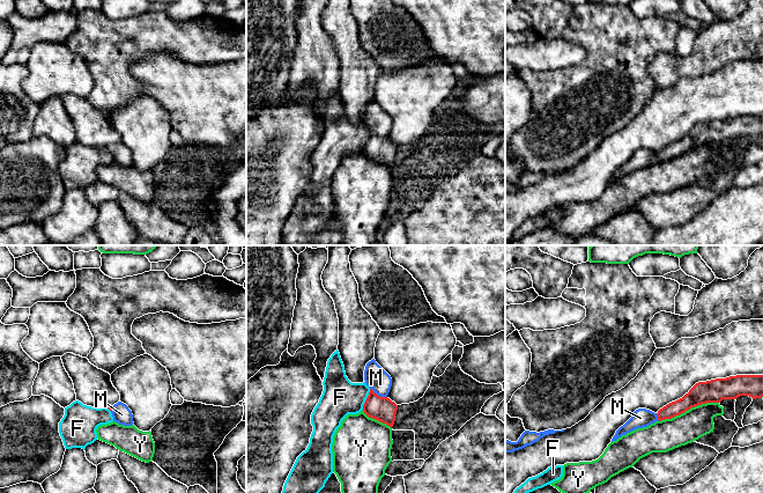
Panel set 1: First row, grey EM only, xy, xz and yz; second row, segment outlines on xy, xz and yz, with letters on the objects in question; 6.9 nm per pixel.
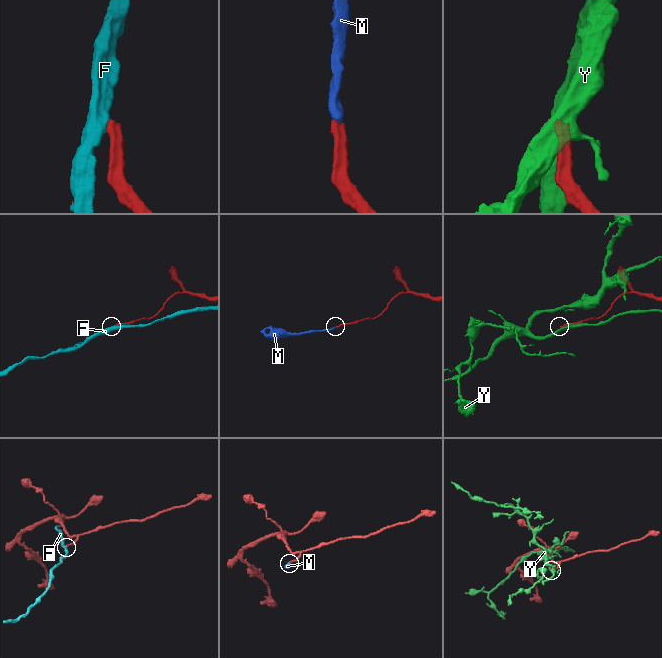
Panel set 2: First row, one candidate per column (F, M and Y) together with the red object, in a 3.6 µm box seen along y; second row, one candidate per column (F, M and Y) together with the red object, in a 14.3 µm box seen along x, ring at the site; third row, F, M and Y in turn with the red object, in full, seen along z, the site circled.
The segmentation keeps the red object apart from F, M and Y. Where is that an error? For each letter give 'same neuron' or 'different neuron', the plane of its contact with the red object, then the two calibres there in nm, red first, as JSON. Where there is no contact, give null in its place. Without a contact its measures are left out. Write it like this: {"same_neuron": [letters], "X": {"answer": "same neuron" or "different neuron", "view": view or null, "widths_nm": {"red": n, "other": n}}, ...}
{"same_neuron": ["M"], "F": {"answer": "different neuron", "view": "xz", "widths_nm": {"red": 170, "other": 260}}, "M": {"answer": "same neuron", "view": "xz", "widths_nm": {"red": 170, "other": 160}}, "Y": {"answer": "different neuron", "view": "yz", "widths_nm": {"red": 160, "other": 220}}}

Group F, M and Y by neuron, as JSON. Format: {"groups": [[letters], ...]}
{"groups": [["F"], ["M"], ["Y"]]}

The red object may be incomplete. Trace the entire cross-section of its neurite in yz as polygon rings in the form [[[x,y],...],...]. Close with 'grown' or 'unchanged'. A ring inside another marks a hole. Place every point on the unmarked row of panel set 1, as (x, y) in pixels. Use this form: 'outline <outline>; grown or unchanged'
outline [[[736,116],[698,123],[682,139],[667,145],[657,154],[646,149],[638,149],[616,171],[612,183],[637,169],[680,156],[691,148],[706,144],[720,144],[723,140],[736,140],[740,137],[749,137],[753,140],[762,139],[763,116]]]; grown

